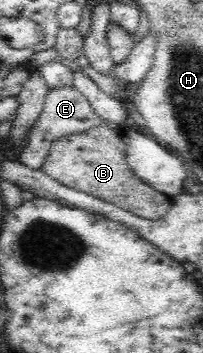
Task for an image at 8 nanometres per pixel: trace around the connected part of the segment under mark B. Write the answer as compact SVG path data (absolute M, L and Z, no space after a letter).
M100 125L82 134L68 134L56 140L46 156L42 170L68 188L78 189L115 204L136 216L148 220L162 218L171 207L171 197L157 192L134 174L126 160L122 132Z

